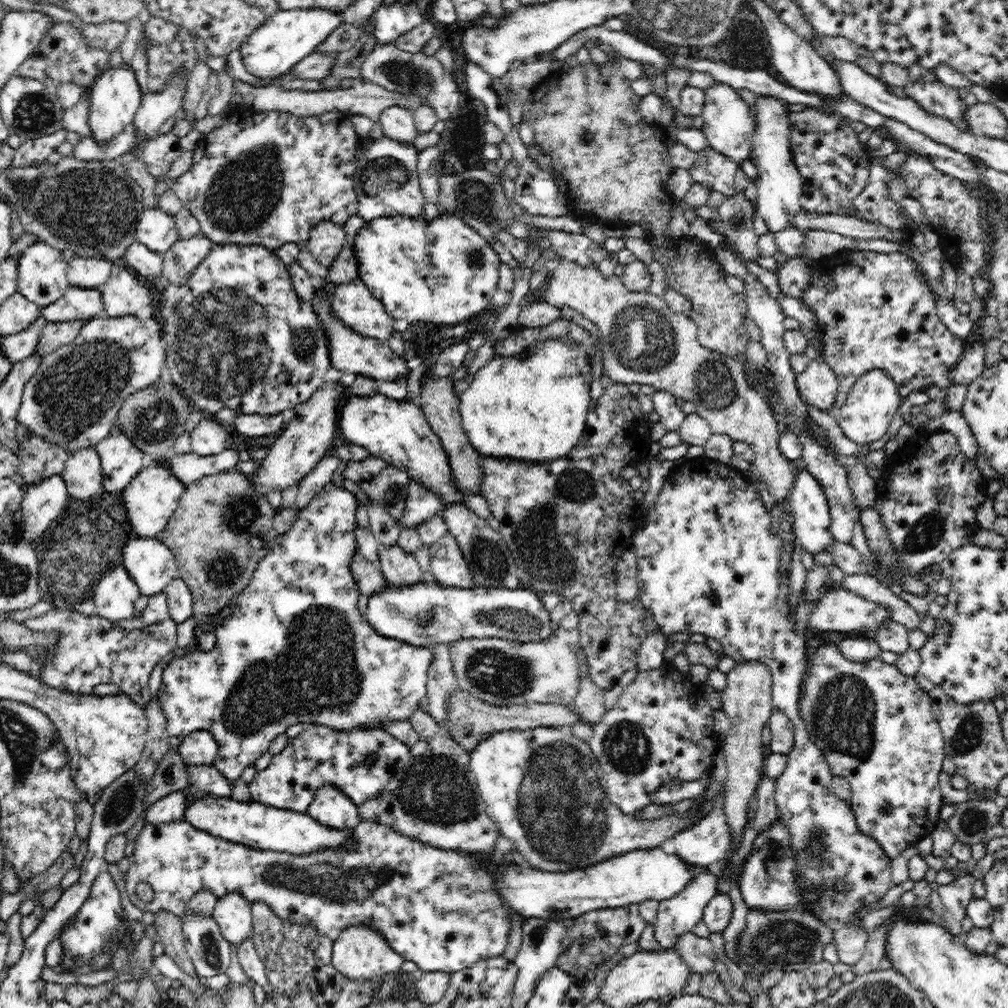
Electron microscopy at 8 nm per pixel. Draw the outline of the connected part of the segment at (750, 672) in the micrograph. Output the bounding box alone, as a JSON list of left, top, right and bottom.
[721,662,775,850]

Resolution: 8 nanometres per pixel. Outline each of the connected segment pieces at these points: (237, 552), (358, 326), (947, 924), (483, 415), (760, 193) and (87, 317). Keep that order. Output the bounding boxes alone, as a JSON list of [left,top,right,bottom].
[[157,471,278,619],[331,279,395,342],[938,872,974,935],[459,339,592,463],[751,96,804,233],[41,287,104,323]]

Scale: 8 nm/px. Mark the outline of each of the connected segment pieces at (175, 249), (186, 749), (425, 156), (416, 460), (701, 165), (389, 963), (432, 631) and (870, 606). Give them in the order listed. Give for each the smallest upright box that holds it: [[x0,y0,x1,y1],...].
[[163,234,215,287],[177,731,218,768],[417,145,440,224],[337,393,464,504],[668,142,740,198],[331,926,404,983],[362,576,558,651],[809,587,891,635]]

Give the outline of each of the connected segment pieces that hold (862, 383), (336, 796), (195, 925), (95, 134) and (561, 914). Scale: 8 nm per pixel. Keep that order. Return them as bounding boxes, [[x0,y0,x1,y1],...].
[[834,368,901,444],[306,785,361,830],[181,910,232,976],[87,65,143,146],[500,847,700,919]]

